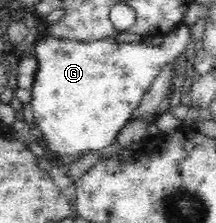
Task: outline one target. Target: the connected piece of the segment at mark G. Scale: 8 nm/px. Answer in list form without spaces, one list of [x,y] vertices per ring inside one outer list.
[[[182,22],[170,29],[160,46],[146,46],[143,42],[115,42],[111,40],[58,40],[50,35],[38,44],[35,43],[35,58],[38,70],[35,72],[31,86],[32,100],[29,102],[33,110],[35,124],[45,138],[43,144],[49,154],[62,163],[71,164],[80,159],[84,150],[102,150],[115,143],[118,133],[132,119],[132,113],[147,90],[158,78],[159,72],[166,64],[175,63],[190,43],[190,29]]]

